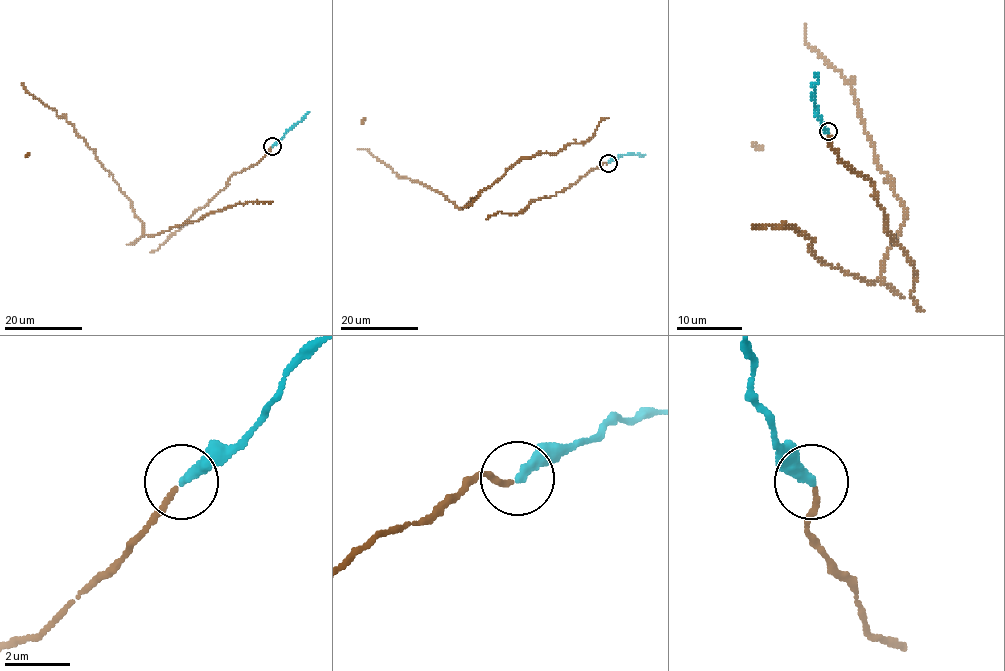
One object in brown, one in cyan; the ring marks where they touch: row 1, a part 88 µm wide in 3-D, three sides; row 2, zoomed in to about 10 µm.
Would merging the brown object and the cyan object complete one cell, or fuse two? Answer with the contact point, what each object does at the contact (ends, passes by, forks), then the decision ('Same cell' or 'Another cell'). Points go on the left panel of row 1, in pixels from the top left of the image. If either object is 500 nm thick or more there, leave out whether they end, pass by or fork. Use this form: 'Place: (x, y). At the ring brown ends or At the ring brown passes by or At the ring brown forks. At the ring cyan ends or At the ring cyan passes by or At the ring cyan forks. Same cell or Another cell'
Place: (272, 146). At the ring brown ends. At the ring cyan ends. Another cell

